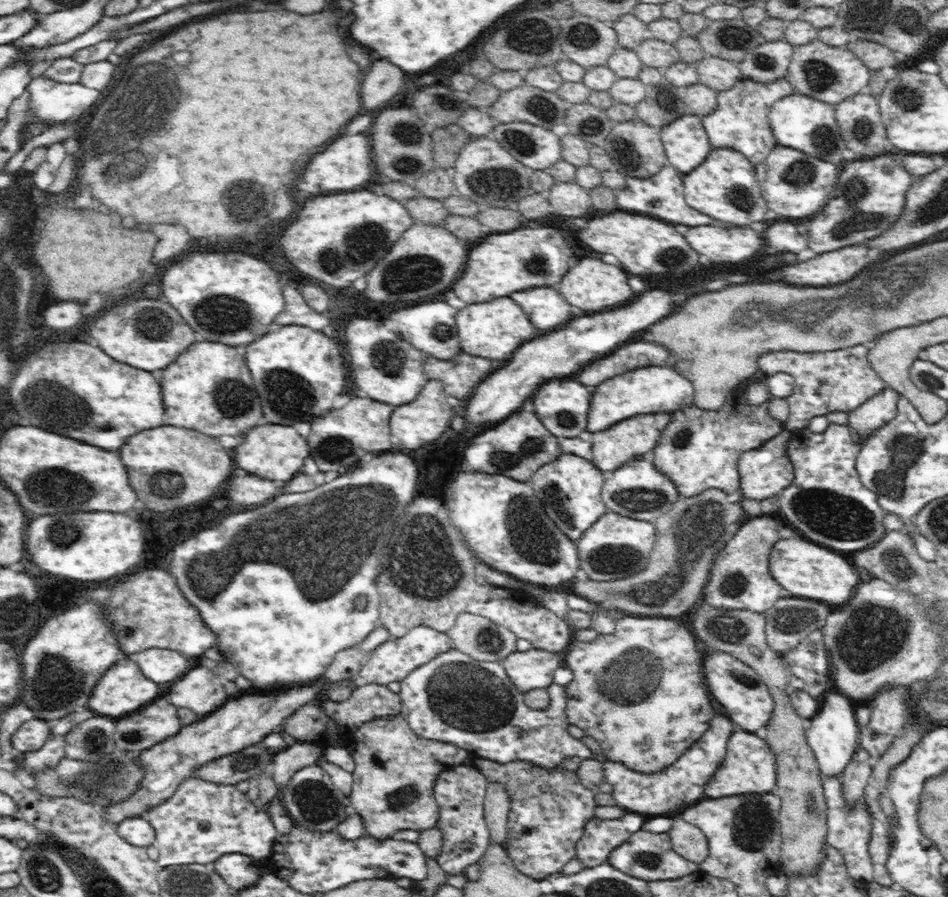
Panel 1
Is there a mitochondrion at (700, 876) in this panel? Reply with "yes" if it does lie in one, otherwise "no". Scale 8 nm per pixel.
no

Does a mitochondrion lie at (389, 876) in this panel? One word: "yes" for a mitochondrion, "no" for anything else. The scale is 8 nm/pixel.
no

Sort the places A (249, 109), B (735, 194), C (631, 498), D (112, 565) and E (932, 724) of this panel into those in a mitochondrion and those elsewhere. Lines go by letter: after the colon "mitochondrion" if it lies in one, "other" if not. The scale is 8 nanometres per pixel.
A: other
B: mitochondrion
C: mitochondrion
D: other
E: other

